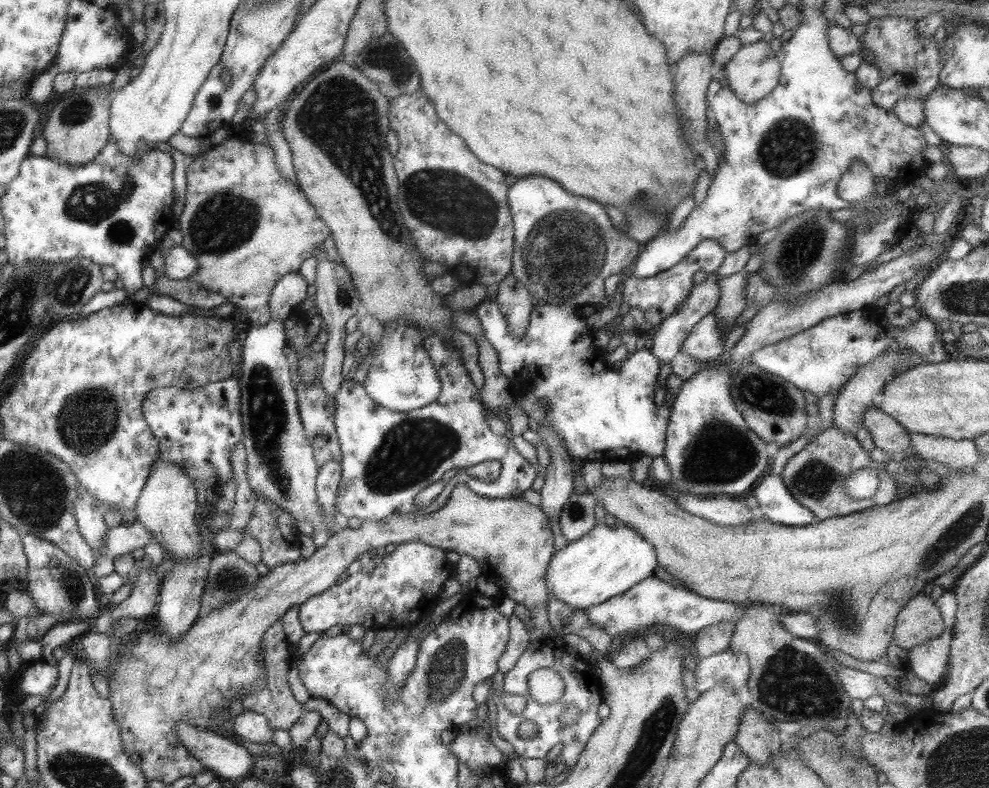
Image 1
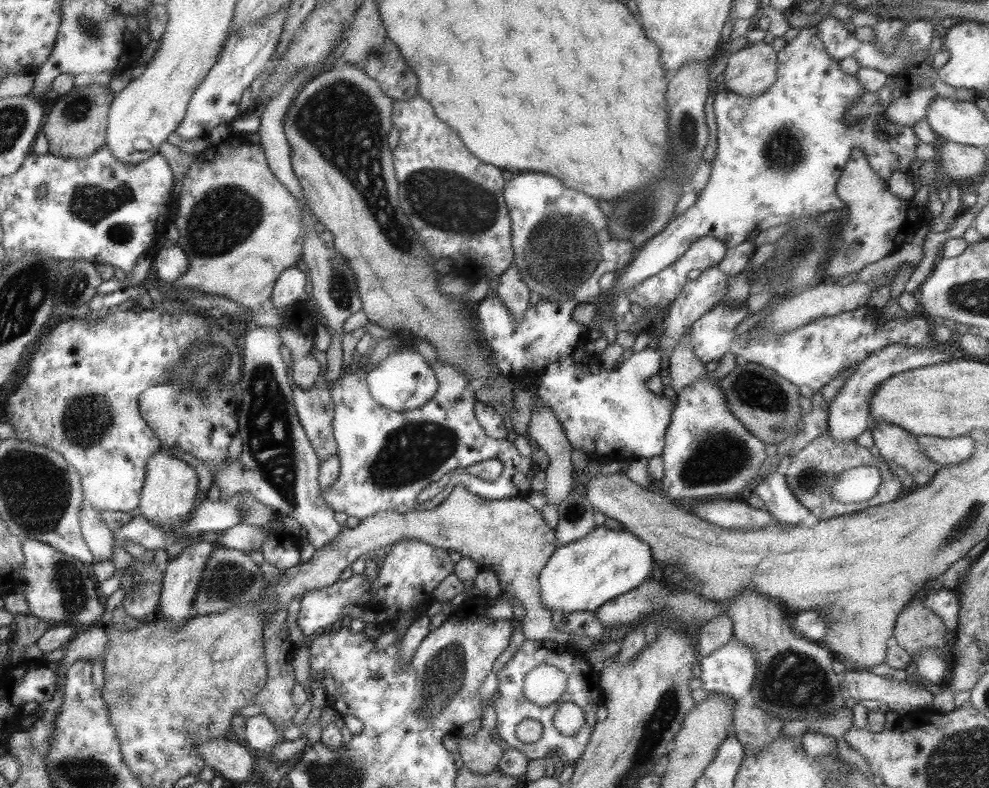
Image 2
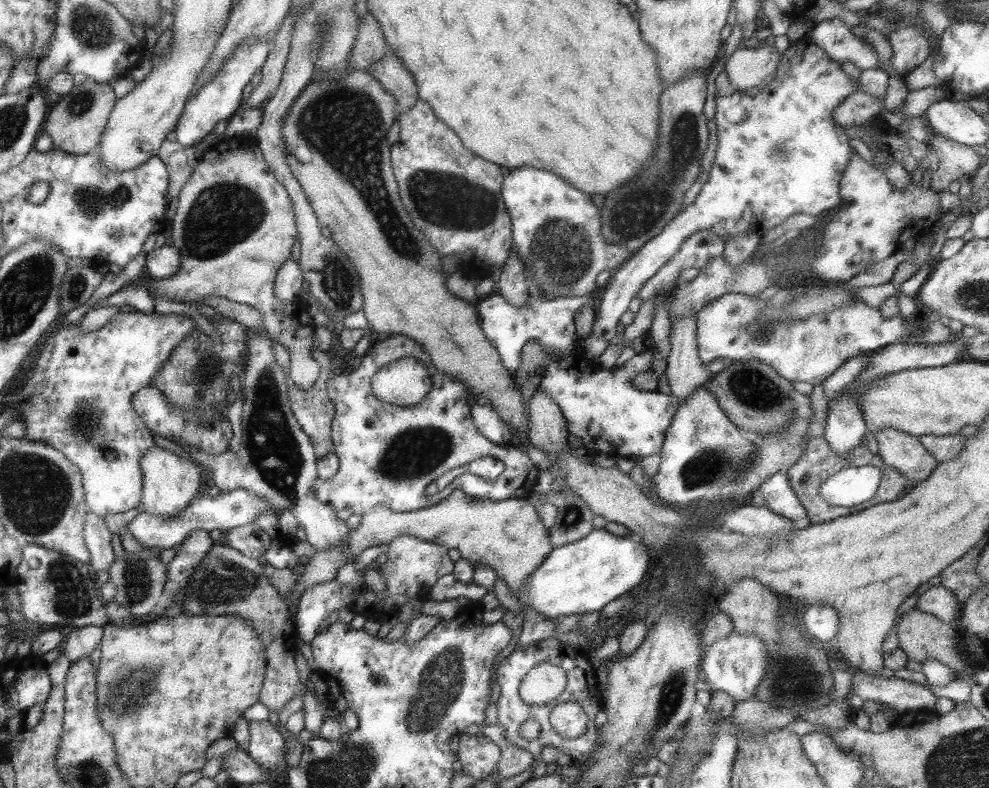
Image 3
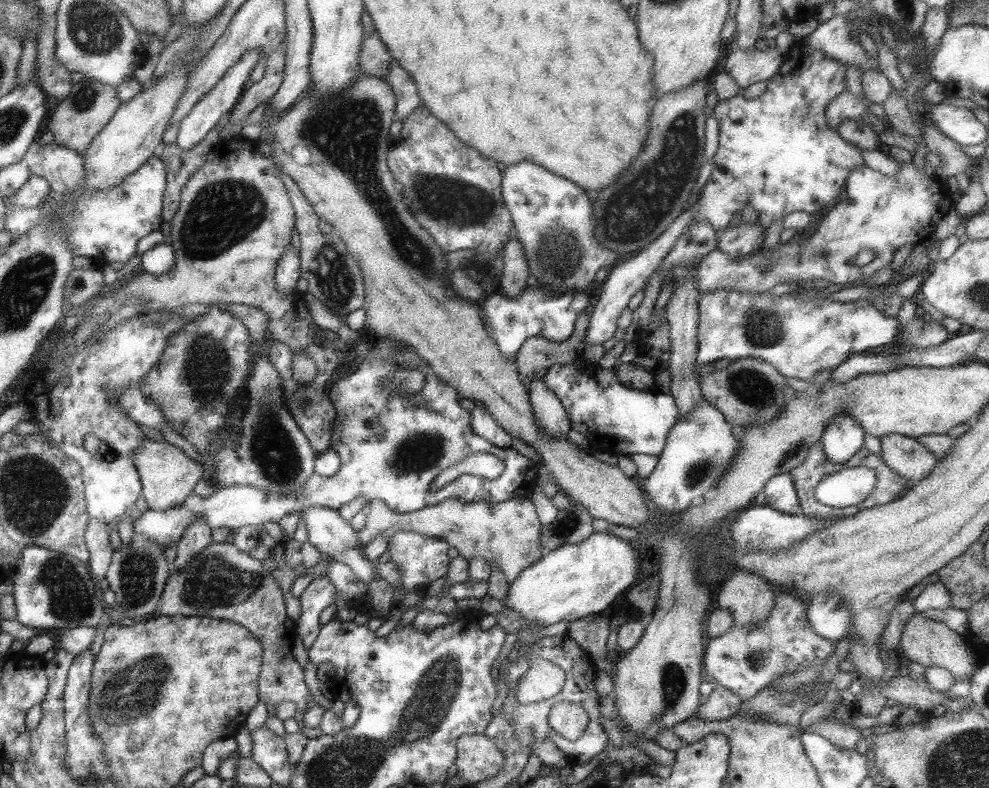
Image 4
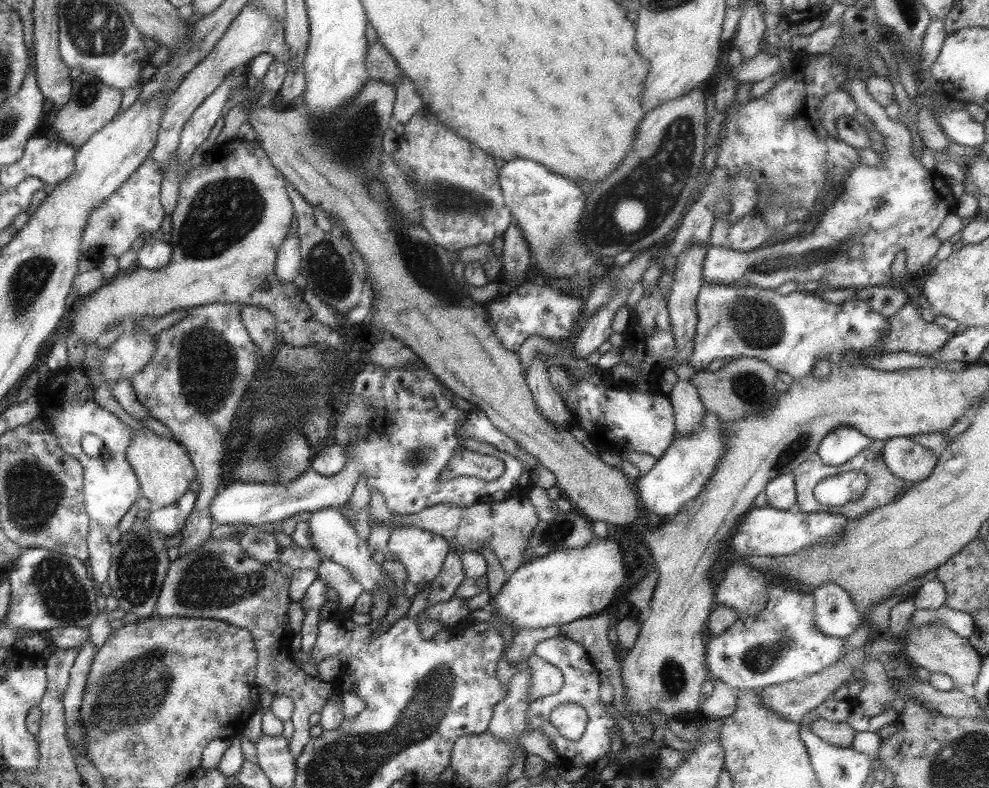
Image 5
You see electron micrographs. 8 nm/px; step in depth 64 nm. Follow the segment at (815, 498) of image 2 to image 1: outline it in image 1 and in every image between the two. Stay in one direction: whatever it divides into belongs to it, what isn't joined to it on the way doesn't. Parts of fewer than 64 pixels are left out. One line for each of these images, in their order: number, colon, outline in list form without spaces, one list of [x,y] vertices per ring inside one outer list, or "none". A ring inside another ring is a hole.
1: [[[827,428],[825,432],[821,432],[813,442],[809,442],[803,450],[799,450],[793,458],[789,458],[789,462],[785,464],[783,472],[779,474],[785,488],[791,492],[791,496],[805,506],[807,510],[811,510],[815,514],[815,518],[821,520],[829,520],[835,516],[851,516],[855,512],[863,512],[869,508],[877,508],[877,506],[887,506],[891,502],[897,500],[897,484],[893,478],[887,476],[887,472],[883,470],[883,462],[877,464],[869,458],[869,452],[865,452],[859,442],[855,440],[855,434],[845,434],[839,428]],[[861,468],[869,468],[875,470],[877,474],[877,490],[875,494],[871,494],[869,498],[863,500],[853,500],[845,488],[843,482]]]

